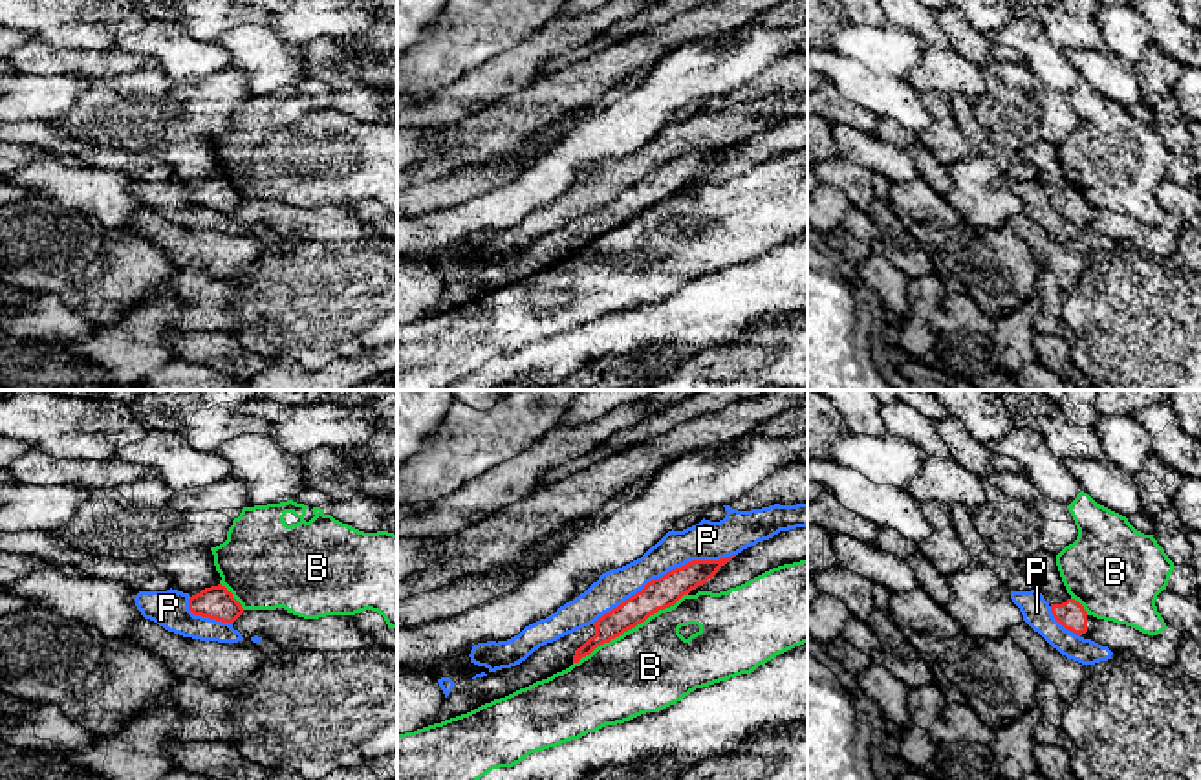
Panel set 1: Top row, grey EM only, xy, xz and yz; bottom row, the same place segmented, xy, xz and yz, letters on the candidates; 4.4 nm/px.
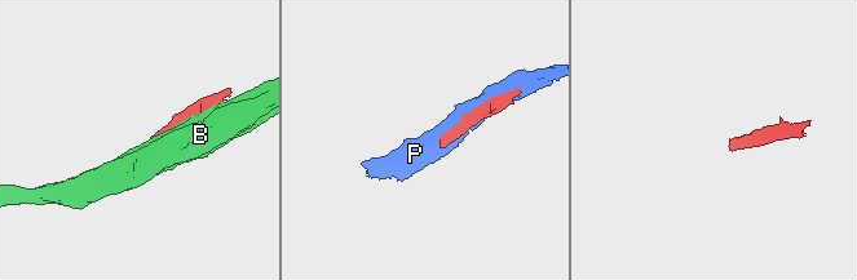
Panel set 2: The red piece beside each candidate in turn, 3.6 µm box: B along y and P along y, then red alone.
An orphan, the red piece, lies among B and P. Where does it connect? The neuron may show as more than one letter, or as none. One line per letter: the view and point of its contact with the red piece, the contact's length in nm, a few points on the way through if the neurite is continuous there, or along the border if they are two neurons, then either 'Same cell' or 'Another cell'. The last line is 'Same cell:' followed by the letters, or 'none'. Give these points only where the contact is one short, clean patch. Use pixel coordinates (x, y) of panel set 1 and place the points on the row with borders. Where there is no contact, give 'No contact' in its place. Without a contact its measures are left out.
B: Touches red at xz (630, 628). Shared border 600 nm. Another cell
P: Touches red at xz (663, 575). Shared border 700 nm. Another cell
Same cell: none

